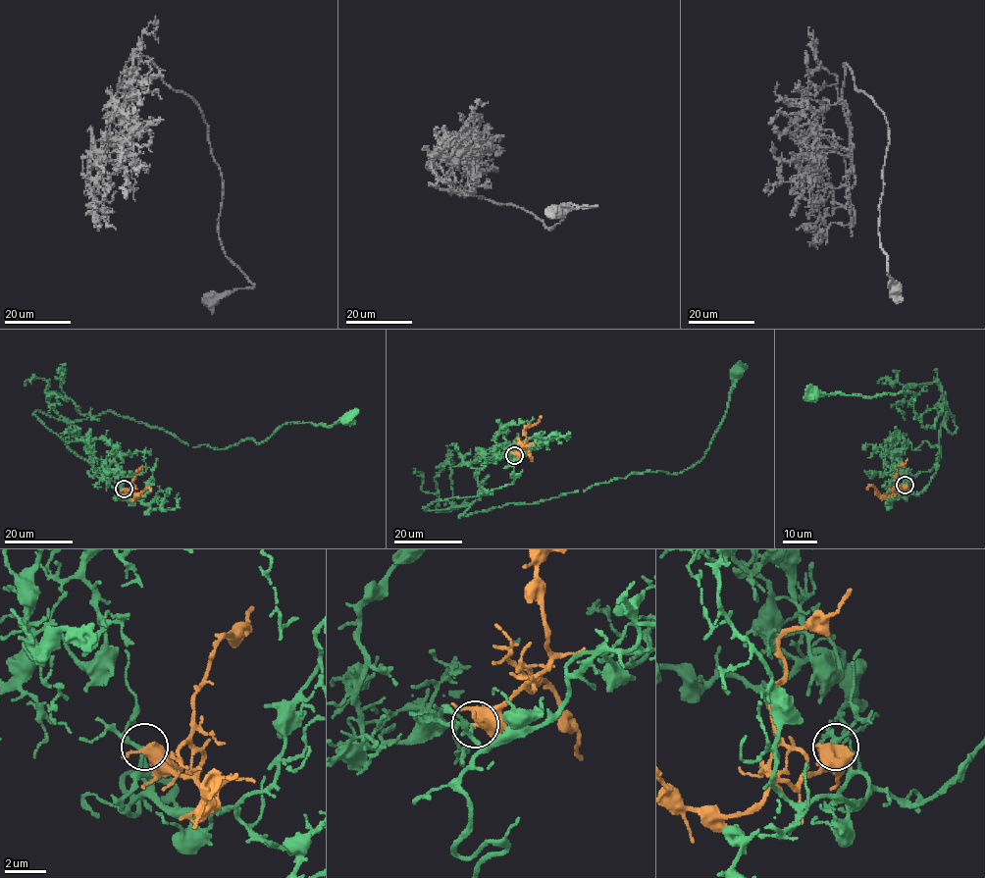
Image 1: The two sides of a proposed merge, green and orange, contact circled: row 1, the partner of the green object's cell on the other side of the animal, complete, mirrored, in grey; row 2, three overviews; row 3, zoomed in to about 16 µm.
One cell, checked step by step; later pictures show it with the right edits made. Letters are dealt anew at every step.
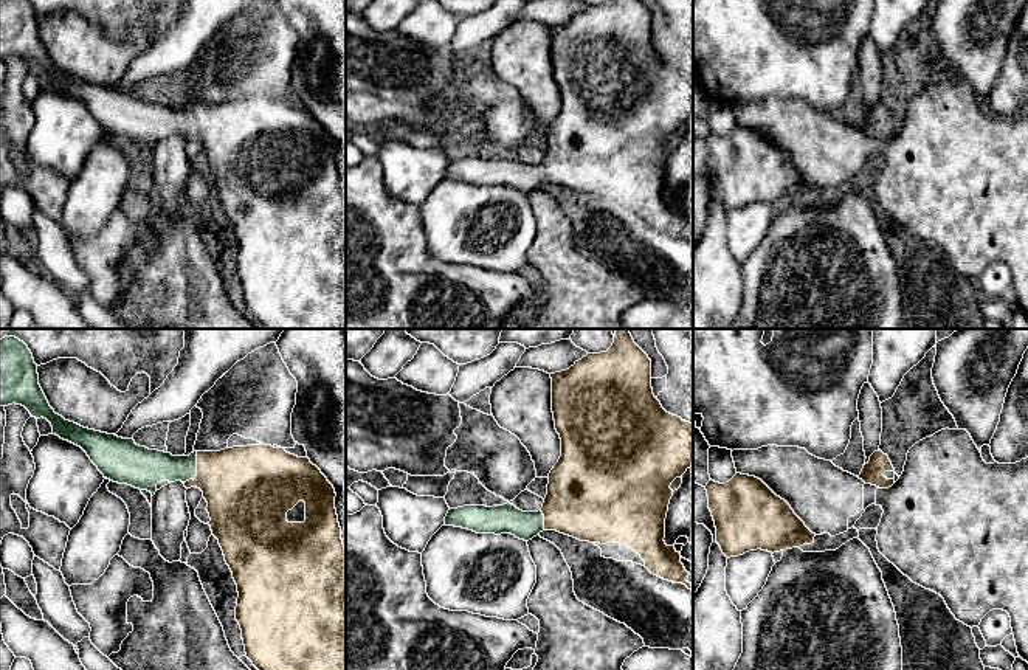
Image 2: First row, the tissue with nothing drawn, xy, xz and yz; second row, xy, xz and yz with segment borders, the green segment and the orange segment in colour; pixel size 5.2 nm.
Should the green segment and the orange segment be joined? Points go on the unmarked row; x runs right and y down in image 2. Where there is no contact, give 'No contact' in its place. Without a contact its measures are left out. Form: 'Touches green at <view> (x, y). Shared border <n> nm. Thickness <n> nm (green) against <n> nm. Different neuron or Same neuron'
Touches green at xy (196, 123). Shared border 180 nm. Thickness 190 nm (green) against 400 nm. Same neuron

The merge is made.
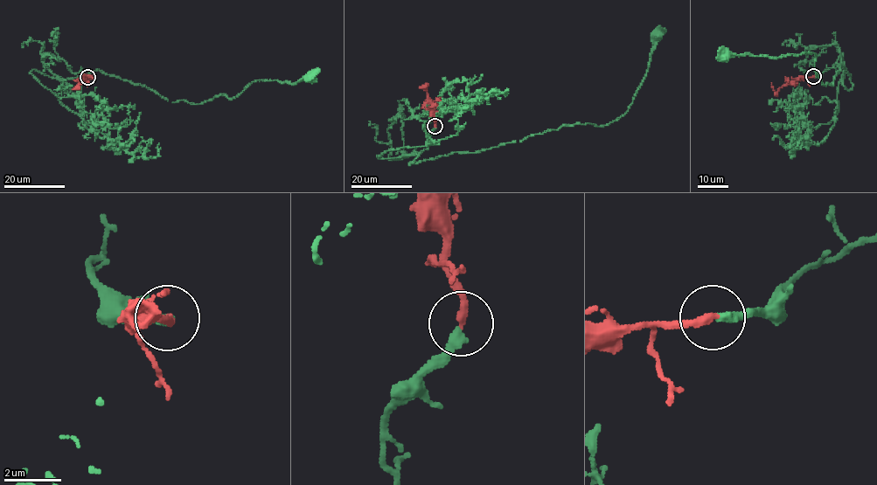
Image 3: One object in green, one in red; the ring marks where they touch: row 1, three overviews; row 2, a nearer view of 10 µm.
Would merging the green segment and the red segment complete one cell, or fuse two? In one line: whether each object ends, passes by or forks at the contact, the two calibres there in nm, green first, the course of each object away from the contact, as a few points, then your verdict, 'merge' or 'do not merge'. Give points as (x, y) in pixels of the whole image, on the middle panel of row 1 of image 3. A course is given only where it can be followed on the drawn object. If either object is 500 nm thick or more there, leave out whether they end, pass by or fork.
green ends there; red ends there; 340 nm thick on the green side, 280 nm on the other; green runs (435, 127), (426, 149), (389, 159), (607, 125), (631, 104), (655, 34); red runs (435, 127), (433, 111), (425, 87), (428, 83); merge

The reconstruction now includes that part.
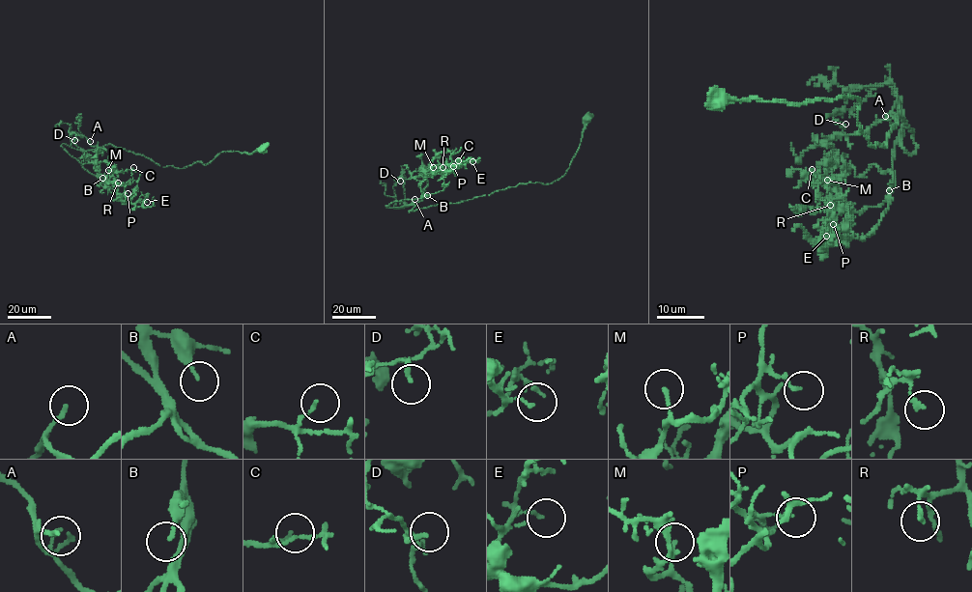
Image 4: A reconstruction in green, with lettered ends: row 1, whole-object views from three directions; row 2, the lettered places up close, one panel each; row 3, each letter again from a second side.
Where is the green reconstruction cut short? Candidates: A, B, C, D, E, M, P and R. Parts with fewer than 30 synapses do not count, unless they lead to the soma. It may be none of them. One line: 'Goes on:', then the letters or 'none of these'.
Goes on: A

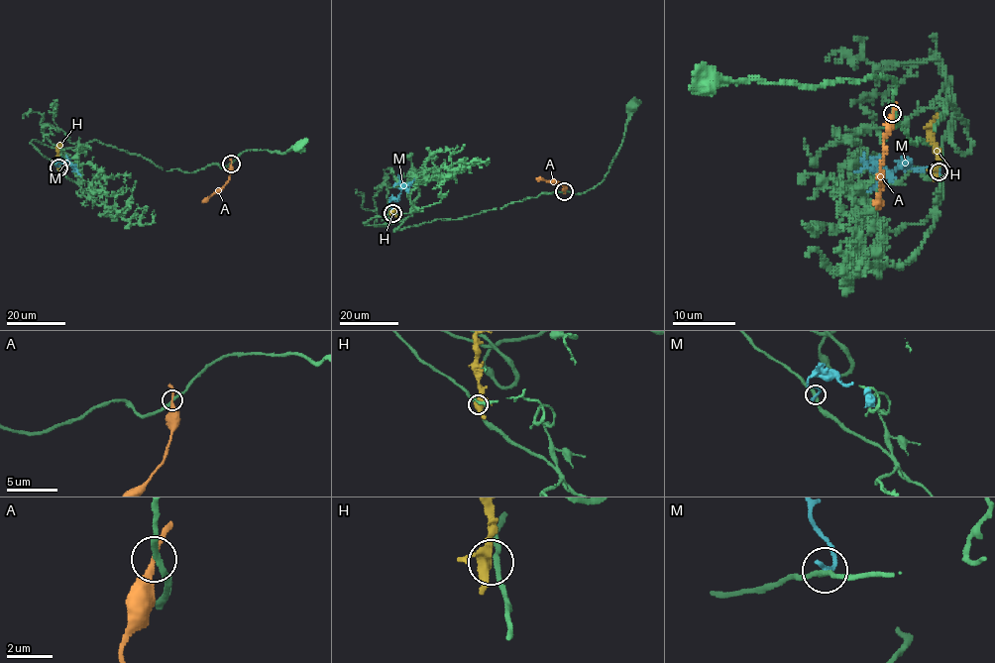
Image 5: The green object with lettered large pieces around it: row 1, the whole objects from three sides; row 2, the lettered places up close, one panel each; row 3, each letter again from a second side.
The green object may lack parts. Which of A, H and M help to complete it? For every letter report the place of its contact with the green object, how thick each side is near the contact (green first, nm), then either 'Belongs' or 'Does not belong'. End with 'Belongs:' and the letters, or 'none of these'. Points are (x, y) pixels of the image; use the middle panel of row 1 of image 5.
A: Touches green at (564, 191). Thickness 200 nm (green) against 200 nm. Does not belong
H: Touches green at (391, 213). Thickness 240 nm (green) against 420 nm. Does not belong
M: Touches green at (392, 213). Thickness 240 nm (green) against 240 nm. Does not belong
Belongs: none of these

